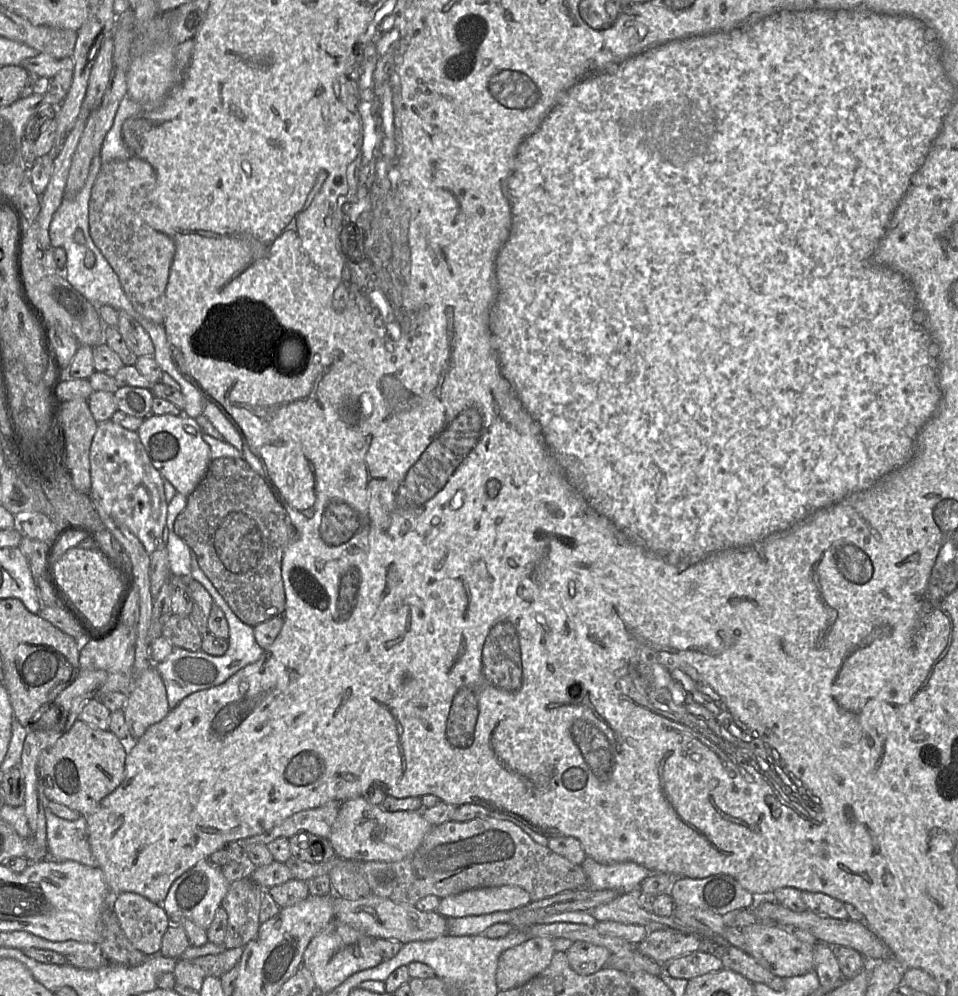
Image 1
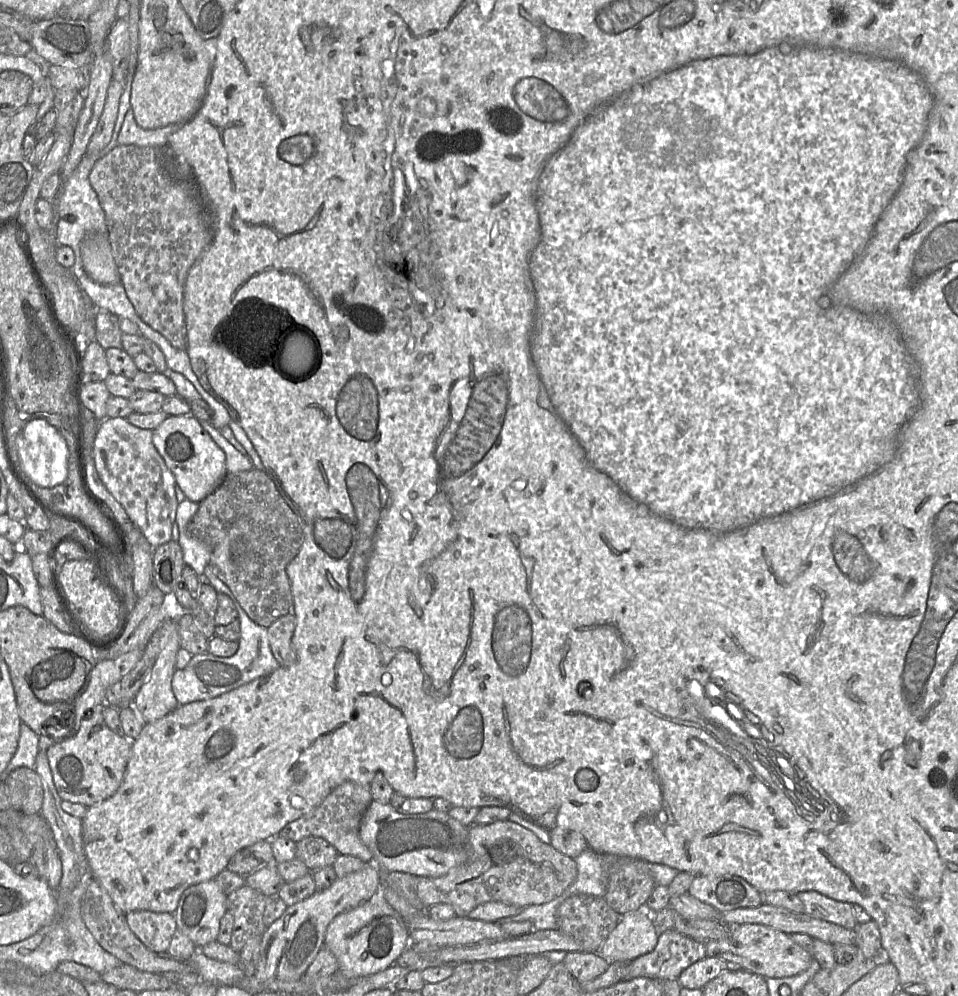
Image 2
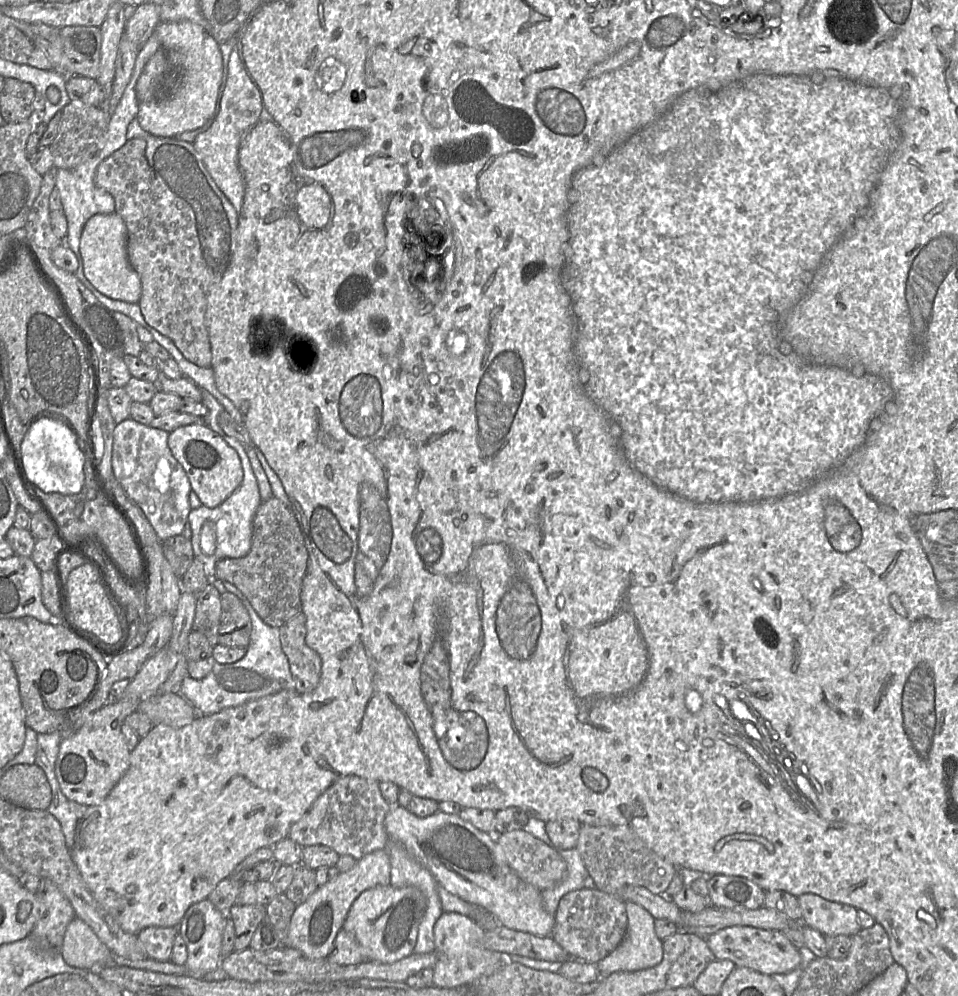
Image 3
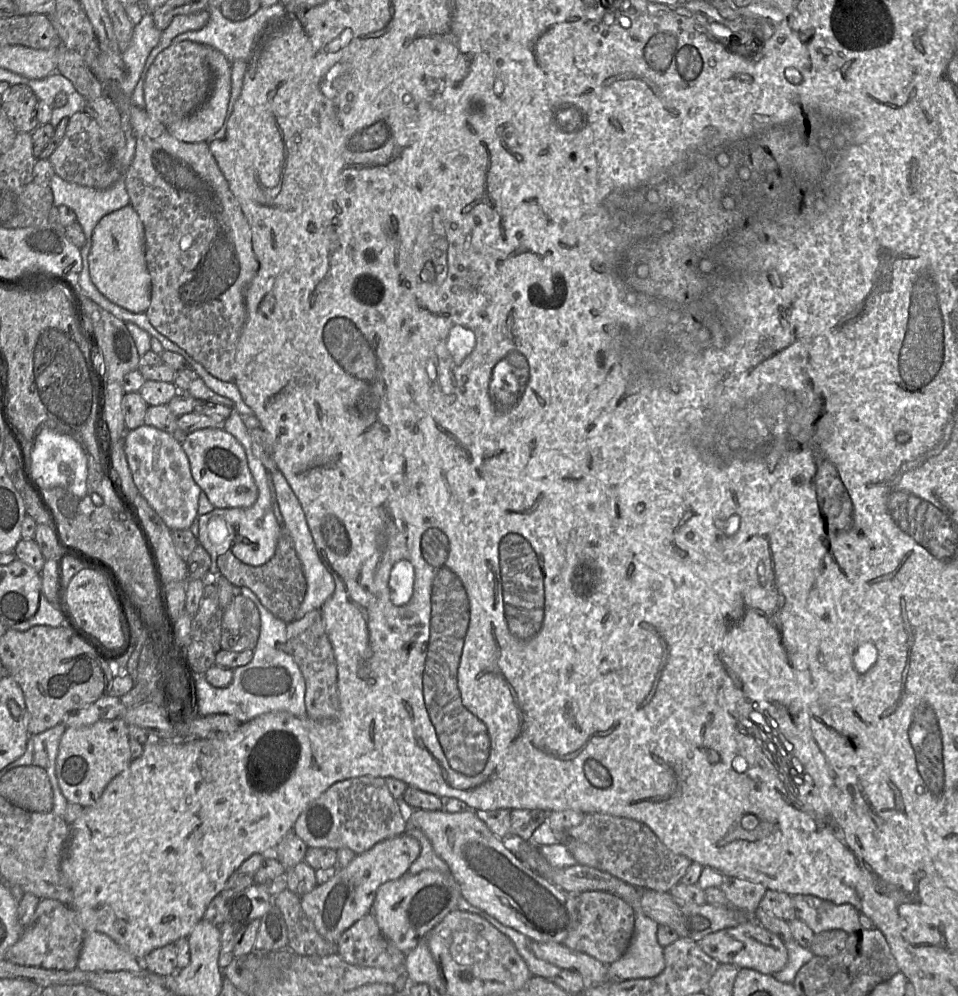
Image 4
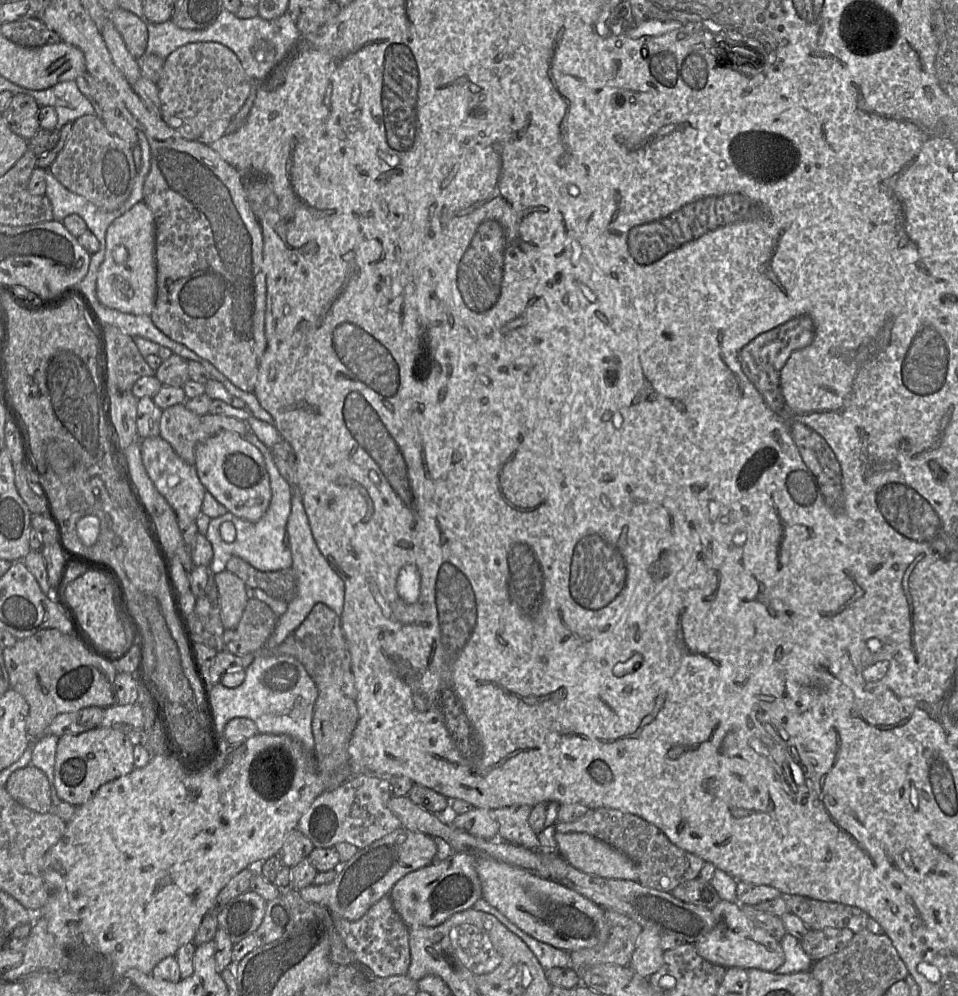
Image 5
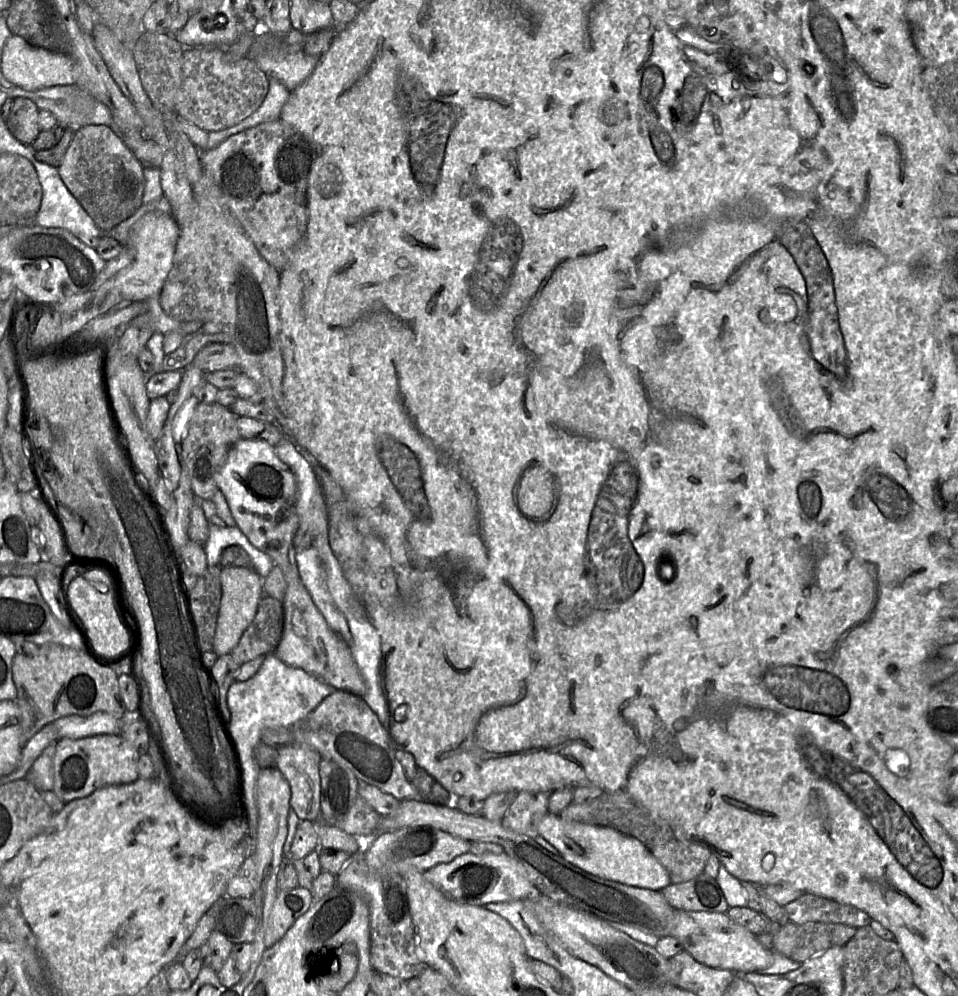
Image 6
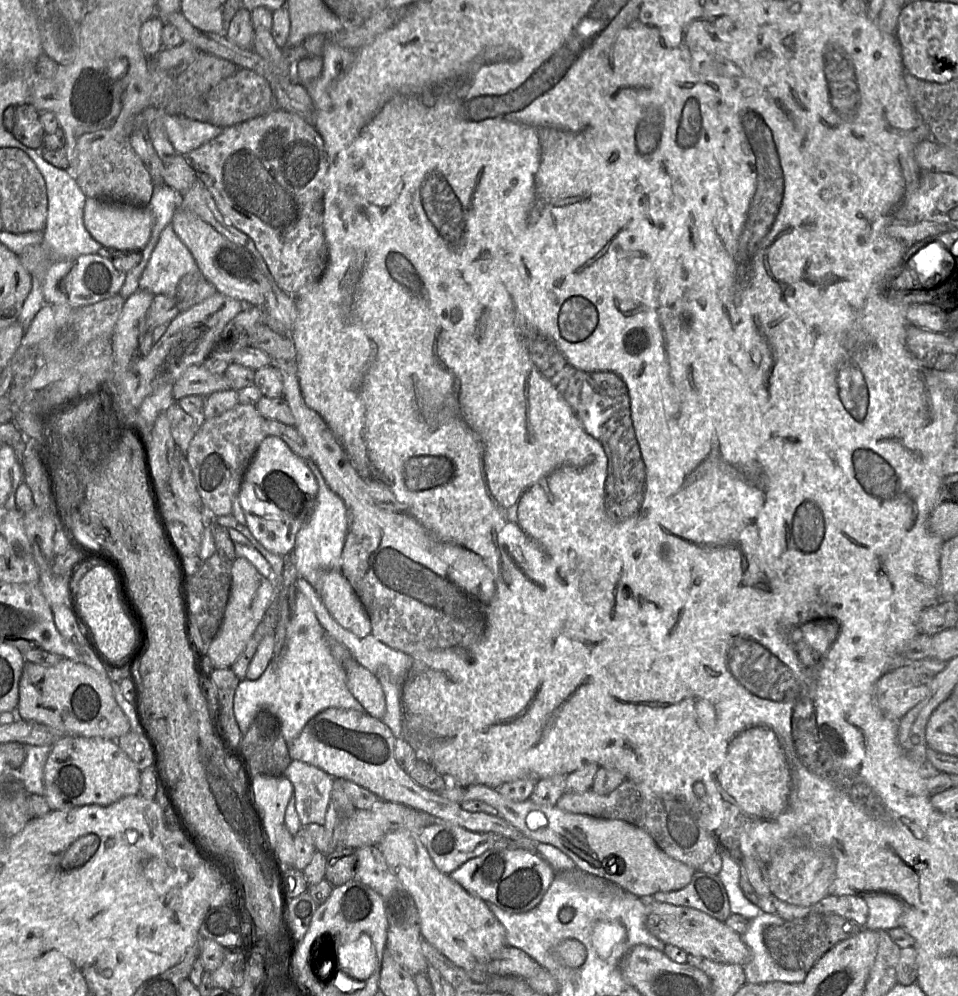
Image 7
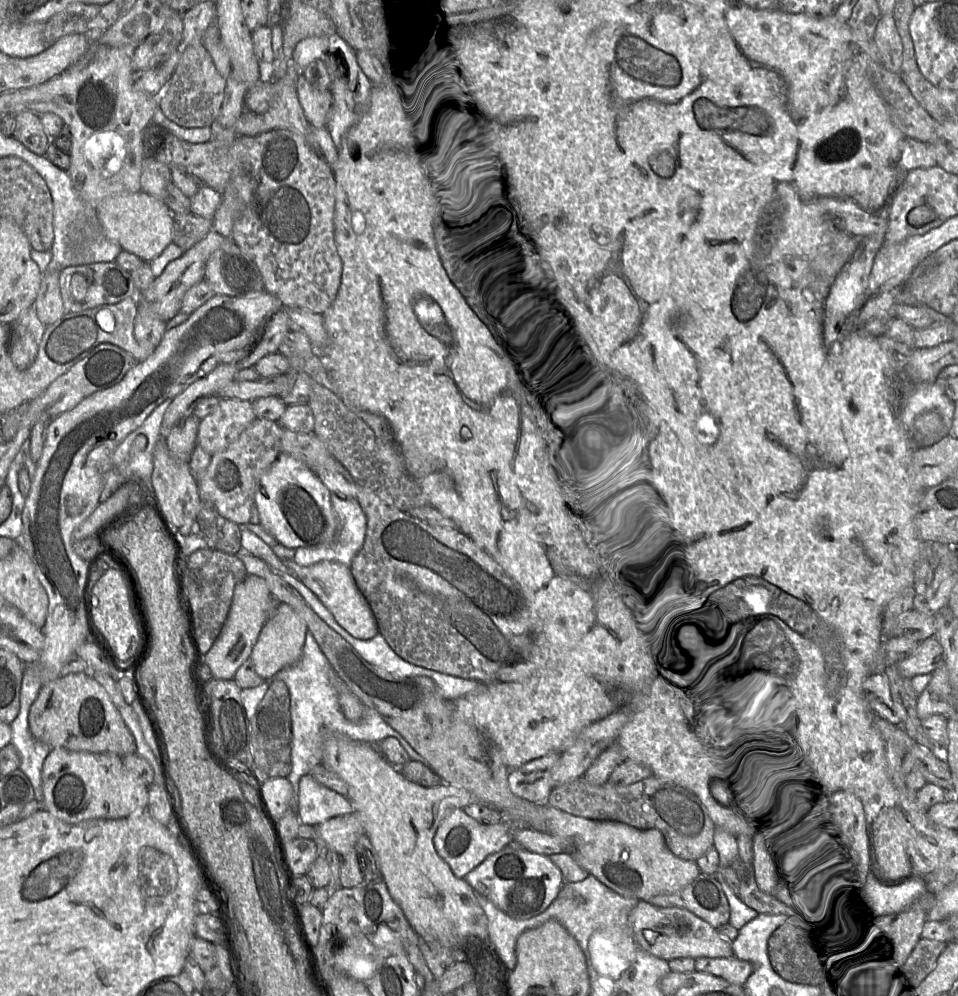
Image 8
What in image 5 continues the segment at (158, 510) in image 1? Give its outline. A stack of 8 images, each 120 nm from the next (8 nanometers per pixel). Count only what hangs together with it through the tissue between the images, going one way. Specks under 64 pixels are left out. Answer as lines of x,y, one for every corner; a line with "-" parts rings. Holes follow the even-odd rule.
161,436
143,438
139,443
143,465
156,489
166,499
177,517
196,520
201,512
205,487
198,478
195,466
182,460

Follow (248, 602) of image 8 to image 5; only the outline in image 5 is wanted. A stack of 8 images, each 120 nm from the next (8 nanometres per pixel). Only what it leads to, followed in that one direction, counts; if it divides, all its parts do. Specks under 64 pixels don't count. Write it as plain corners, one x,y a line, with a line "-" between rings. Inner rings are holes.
224,570
214,574
221,609
221,621
225,630
239,623
248,601
247,586
238,576

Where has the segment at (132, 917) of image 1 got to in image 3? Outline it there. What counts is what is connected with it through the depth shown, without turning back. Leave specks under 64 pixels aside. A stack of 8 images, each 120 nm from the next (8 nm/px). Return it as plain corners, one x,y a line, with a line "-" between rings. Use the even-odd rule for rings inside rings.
150,926
141,930
137,936
148,958
169,961
177,934
178,927

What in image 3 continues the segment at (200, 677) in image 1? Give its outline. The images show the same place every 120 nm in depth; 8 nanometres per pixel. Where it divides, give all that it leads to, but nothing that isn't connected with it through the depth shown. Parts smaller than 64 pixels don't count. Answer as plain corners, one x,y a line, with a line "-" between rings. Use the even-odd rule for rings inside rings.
228,581
222,583
247,609
252,621
251,639
245,656
239,661
229,664
215,662
205,678
194,679
186,676
183,679
180,694
200,713
199,715
212,715
283,690
296,688
288,658
281,647
279,628
266,624
237,587

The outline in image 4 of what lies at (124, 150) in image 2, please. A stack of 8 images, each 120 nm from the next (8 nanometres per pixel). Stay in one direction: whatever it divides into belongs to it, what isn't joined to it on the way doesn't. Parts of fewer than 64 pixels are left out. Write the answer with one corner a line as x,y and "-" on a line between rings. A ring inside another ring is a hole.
105,83
105,93
118,107
121,115
127,115
136,137
136,149
132,163
123,175
130,205
139,215
145,233
145,260
151,277
150,304
145,314
151,325
166,338
185,350
194,360
200,363
211,375
226,381
234,381
234,363
237,343
246,321
245,292
256,276
259,262
252,247
252,234
250,225
232,193
229,184
219,168
217,161
211,153
207,142
188,143
173,137
167,130
167,126
147,113
145,108
133,104
131,96
125,96
116,83

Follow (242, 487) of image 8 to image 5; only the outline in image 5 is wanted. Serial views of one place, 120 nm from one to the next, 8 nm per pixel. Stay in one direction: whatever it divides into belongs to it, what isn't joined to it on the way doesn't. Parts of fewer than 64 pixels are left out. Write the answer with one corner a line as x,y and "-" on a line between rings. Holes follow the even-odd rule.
184,403
162,411
160,436
167,441
177,455
187,464
195,466
196,447
216,434
206,429
201,416
188,410

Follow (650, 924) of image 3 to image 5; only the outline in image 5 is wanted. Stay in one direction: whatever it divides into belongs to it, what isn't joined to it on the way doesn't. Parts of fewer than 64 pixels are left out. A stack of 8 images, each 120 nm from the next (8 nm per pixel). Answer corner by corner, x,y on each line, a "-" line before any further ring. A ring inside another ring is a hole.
642,928
628,967
642,977
648,978
659,970
663,963
660,935
653,929

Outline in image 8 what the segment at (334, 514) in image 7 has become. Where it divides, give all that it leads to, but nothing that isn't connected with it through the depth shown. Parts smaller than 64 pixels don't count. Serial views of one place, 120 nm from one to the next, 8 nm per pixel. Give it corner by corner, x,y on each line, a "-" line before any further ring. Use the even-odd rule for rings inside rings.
331,492
332,507
339,519
340,530
336,540
324,547
299,547
293,560
301,566
310,566
322,561
336,561
347,565
363,546
367,518
355,498
343,498

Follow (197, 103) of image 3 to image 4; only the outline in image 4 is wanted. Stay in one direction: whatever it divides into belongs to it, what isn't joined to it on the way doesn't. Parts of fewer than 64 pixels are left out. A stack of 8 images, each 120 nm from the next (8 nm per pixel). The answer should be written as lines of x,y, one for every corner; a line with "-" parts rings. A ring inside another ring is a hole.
208,46
207,61
212,72
211,89
207,100
187,118
167,126
168,132
180,141
188,143
206,142
225,123
231,91
231,63
222,52
211,46

